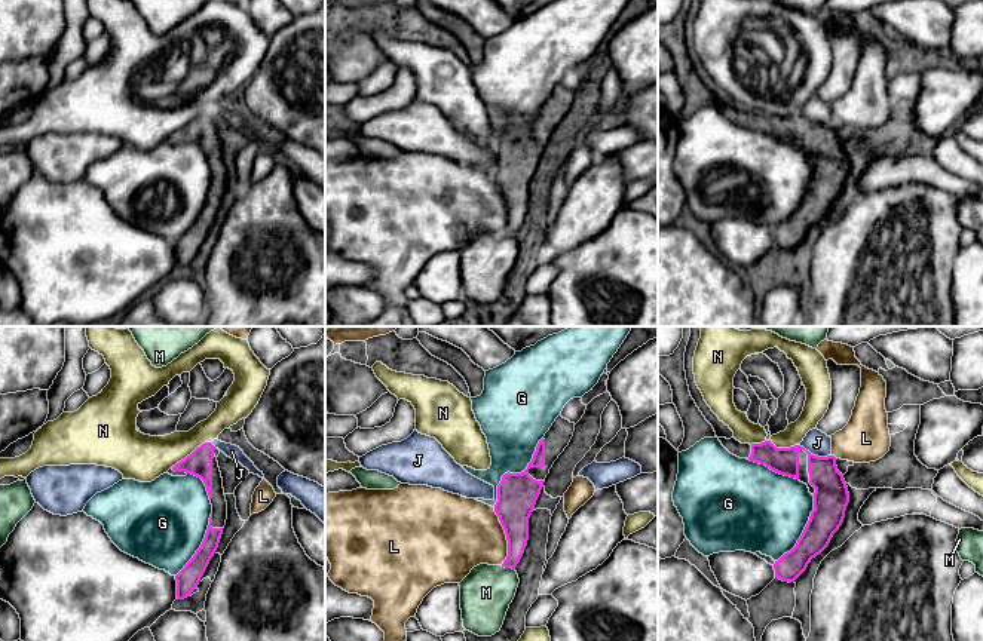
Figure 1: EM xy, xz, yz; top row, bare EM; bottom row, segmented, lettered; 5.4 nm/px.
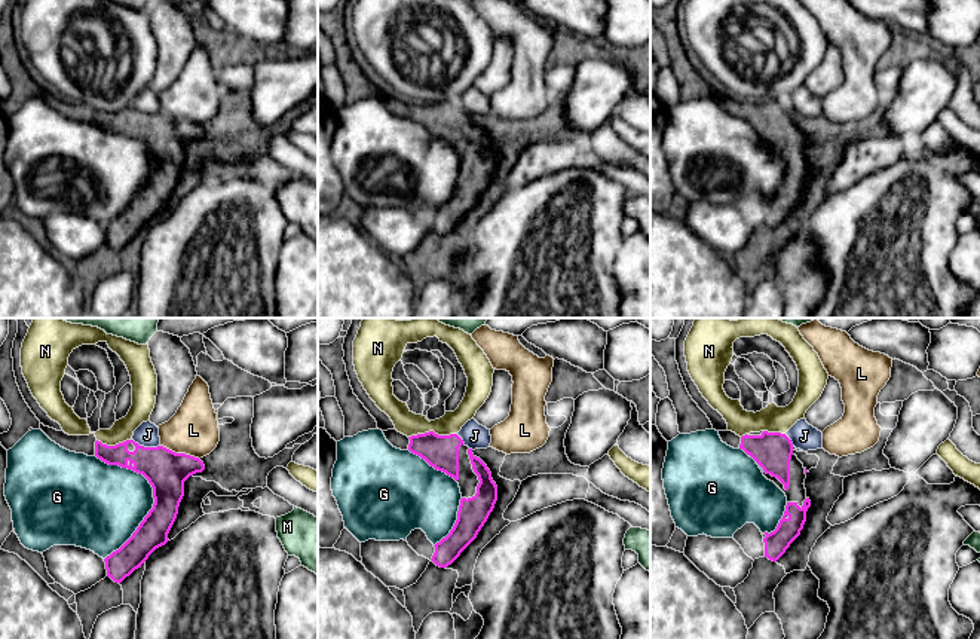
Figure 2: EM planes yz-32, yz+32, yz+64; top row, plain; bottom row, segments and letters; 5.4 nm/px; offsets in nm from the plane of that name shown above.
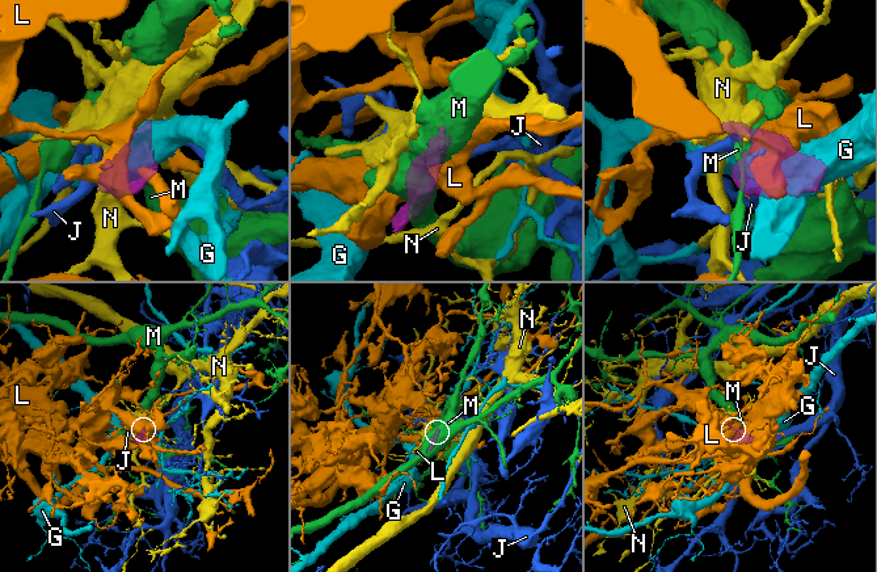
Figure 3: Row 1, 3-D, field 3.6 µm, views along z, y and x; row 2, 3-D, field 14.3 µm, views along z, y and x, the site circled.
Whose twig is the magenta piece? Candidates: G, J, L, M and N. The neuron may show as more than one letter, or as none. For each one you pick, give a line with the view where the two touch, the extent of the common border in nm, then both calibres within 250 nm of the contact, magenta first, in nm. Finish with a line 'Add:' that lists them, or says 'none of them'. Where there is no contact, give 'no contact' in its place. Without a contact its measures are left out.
Add: none of them

